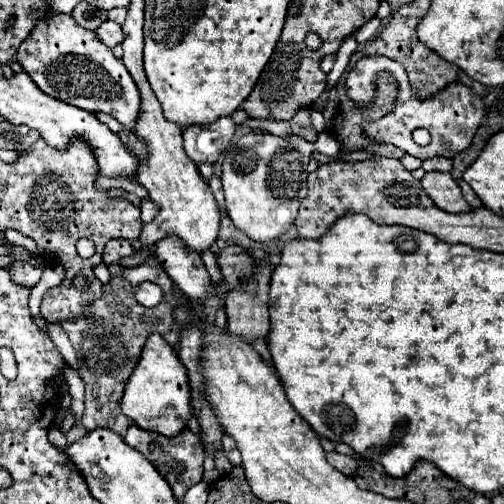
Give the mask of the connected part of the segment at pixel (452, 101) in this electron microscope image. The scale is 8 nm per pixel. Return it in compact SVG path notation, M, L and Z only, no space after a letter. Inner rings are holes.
M363 57L357 61L357 65L353 67L355 73L359 75L367 75L367 77L375 77L379 71L391 71L397 81L399 81L399 101L395 105L395 109L391 113L387 113L385 117L377 119L377 121L363 121L363 133L372 139L375 143L386 143L399 147L401 151L425 161L437 155L445 155L447 159L453 159L457 153L461 153L463 149L467 149L473 141L475 131L479 129L483 115L485 115L485 105L481 101L481 97L477 93L473 93L467 85L455 81L451 85L447 85L445 89L441 89L441 93L435 93L433 97L413 97L411 93L411 85L407 79L407 71L401 63L387 59L387 57ZM357 69L369 69L369 71L357 71ZM415 129L427 129L431 133L431 143L421 147L413 141L411 133Z

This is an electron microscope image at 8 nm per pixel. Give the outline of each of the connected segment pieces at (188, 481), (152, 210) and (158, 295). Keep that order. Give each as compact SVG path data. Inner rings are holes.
M131 425L129 431L127 431L127 435L125 435L125 441L133 449L137 449L139 453L143 453L153 463L153 467L171 485L173 495L177 499L181 499L191 485L195 485L195 483L201 481L201 475L203 475L203 455L205 453L203 453L203 447L201 447L201 439L193 431L189 431L187 427L177 437L163 437L163 435L157 435L157 433L143 431L137 425Z
M145 199L145 201L141 203L141 219L143 219L145 223L149 223L155 215L157 215L157 203L151 201L151 199Z
M143 281L133 289L135 297L147 297L147 307L155 307L163 301L163 291L159 285L151 283L151 281Z

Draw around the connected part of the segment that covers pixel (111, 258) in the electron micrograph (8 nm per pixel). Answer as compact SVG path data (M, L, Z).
M115 239L111 243L107 243L105 247L105 253L103 253L103 261L107 263L117 263L119 259L131 255L133 249L131 249L131 243L129 241L121 241L121 239Z

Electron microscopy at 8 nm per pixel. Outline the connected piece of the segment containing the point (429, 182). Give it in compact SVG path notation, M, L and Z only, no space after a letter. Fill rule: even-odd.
M439 171L425 173L421 183L423 183L423 189L427 191L427 195L433 199L433 203L437 207L441 207L443 211L449 211L449 213L471 211L471 205L463 199L457 181L453 181L453 177L449 173L439 173Z

